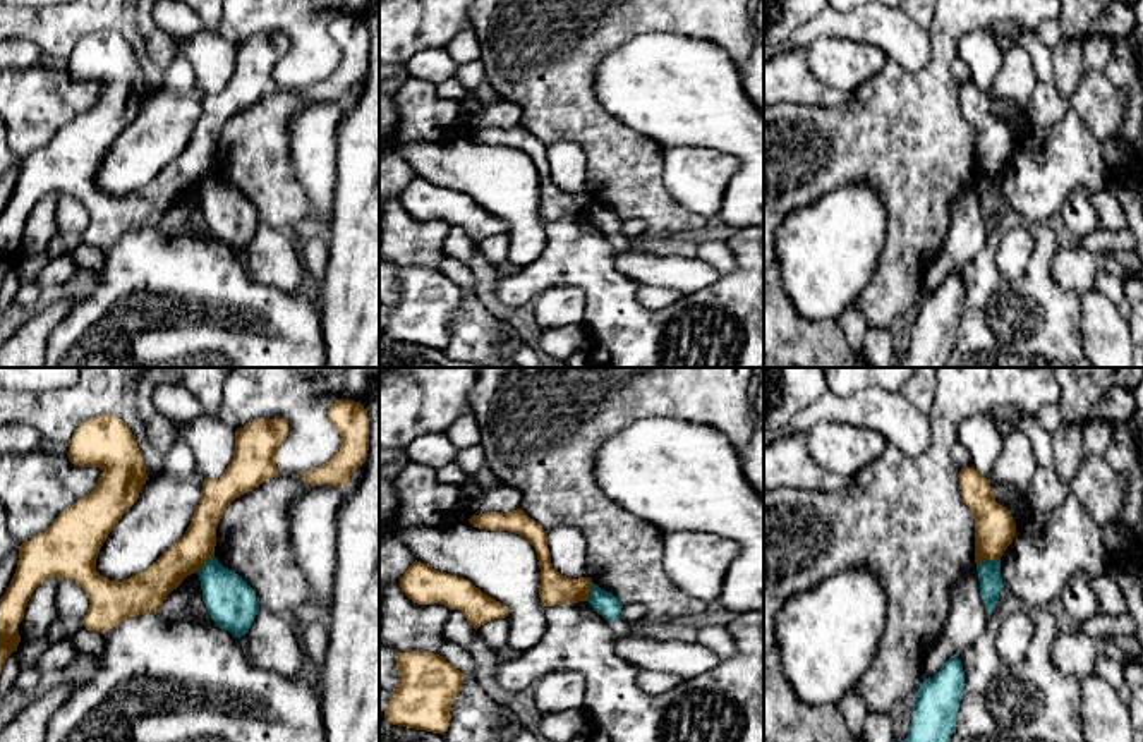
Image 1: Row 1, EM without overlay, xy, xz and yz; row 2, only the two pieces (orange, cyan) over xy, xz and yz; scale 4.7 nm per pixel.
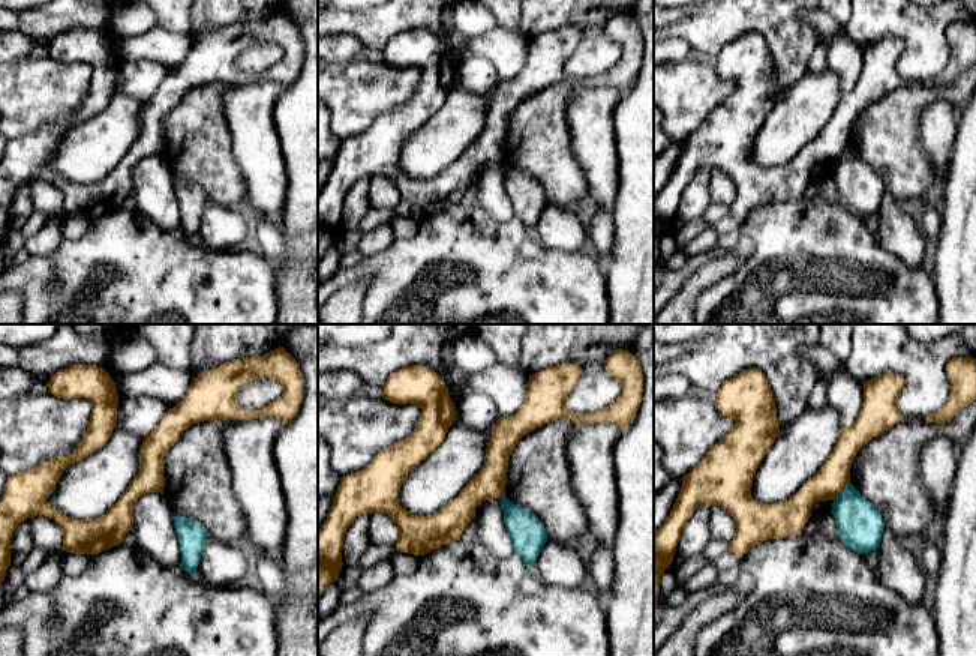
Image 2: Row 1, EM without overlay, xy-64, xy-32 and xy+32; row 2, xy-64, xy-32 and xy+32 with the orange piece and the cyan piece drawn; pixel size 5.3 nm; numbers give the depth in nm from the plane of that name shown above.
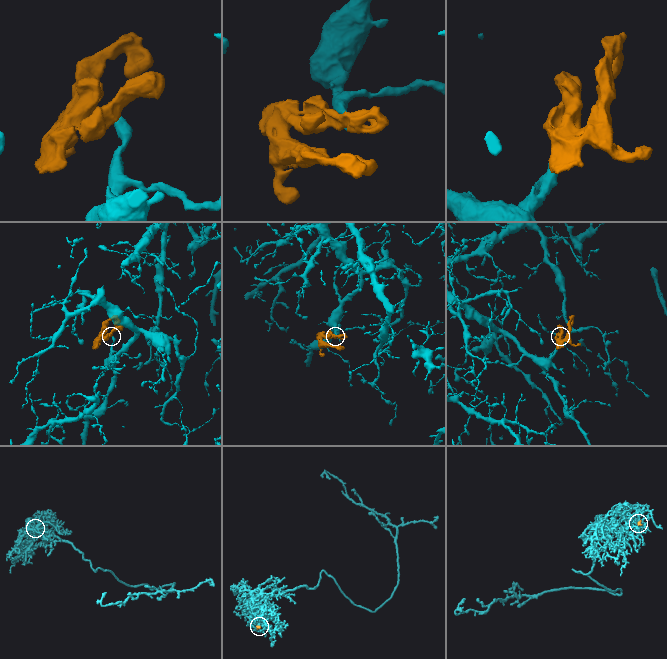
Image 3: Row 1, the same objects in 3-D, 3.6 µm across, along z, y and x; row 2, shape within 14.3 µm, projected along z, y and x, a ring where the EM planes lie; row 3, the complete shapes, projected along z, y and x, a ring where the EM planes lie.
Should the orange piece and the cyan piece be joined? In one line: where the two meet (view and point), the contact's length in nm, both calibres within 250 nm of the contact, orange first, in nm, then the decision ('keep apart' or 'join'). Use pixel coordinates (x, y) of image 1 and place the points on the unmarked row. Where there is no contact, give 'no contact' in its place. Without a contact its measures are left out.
meets orange in yz at (987, 176); contact 120 nm long; 190 nm thick on the orange side, 110 nm on the other; keep apart

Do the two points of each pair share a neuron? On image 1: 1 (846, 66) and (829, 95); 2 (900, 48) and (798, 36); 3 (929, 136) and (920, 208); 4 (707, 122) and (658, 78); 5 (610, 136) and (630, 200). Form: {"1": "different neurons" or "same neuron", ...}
{"1": "different neurons", "2": "same neuron", "3": "same neuron", "4": "same neuron", "5": "same neuron"}

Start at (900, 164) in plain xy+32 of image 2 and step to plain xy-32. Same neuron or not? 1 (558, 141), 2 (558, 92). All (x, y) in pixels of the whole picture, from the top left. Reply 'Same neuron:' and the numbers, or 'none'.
Same neuron: 1, 2

